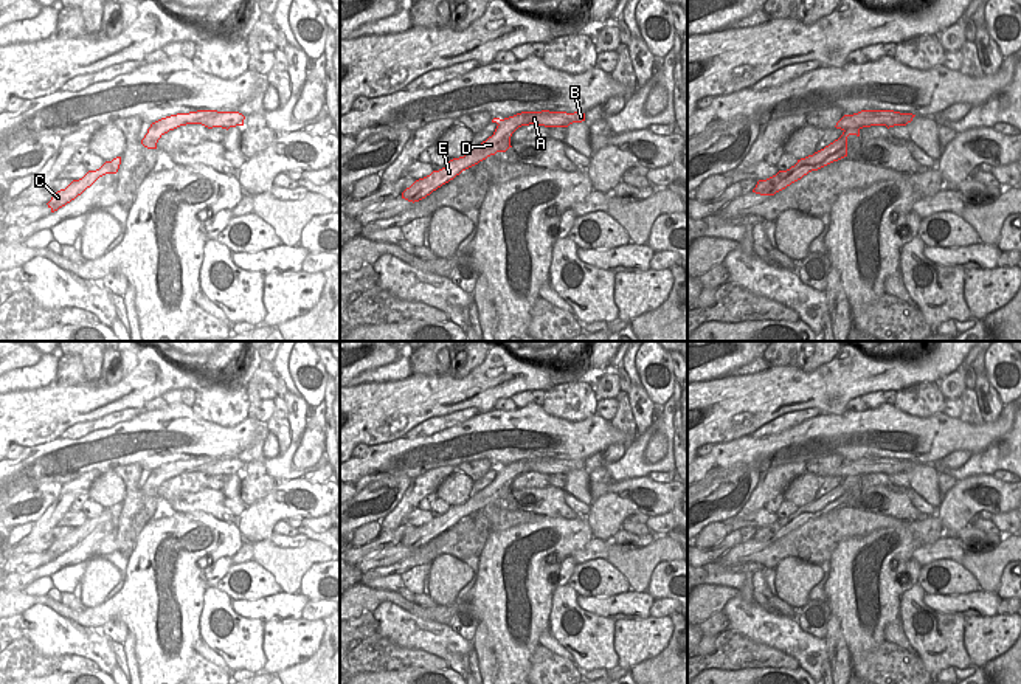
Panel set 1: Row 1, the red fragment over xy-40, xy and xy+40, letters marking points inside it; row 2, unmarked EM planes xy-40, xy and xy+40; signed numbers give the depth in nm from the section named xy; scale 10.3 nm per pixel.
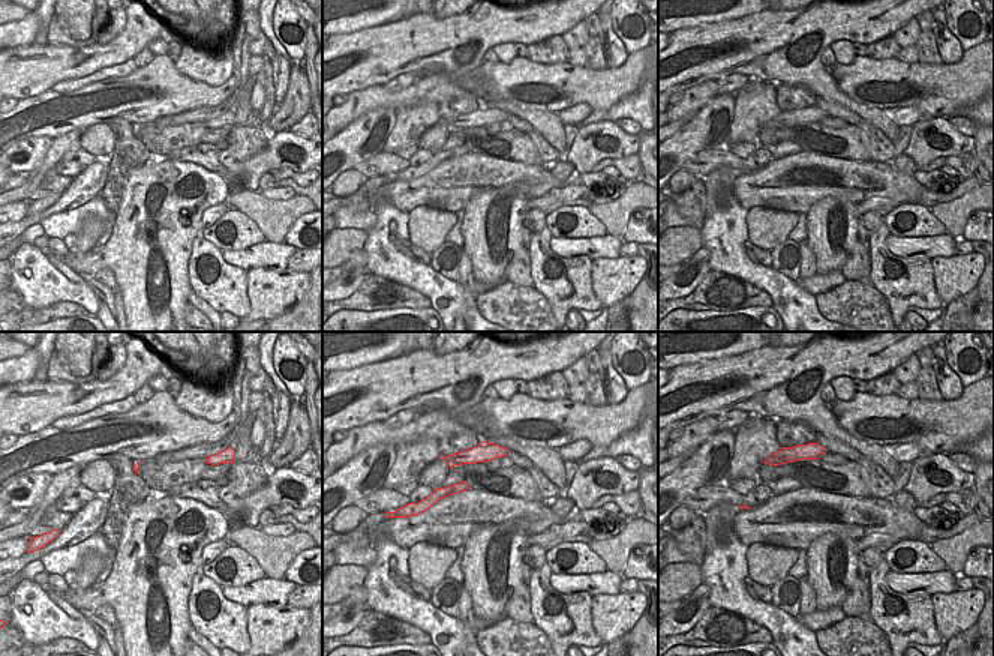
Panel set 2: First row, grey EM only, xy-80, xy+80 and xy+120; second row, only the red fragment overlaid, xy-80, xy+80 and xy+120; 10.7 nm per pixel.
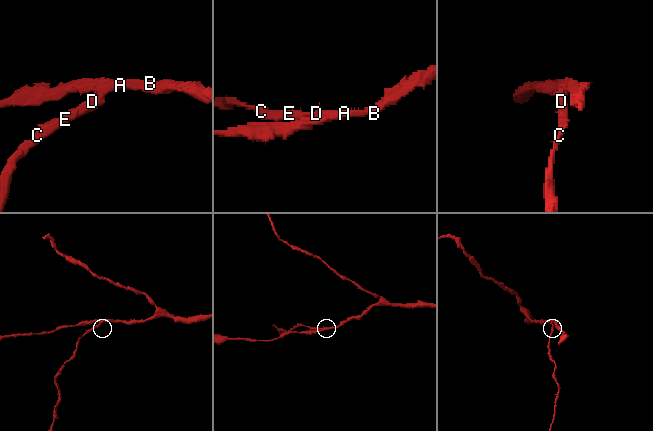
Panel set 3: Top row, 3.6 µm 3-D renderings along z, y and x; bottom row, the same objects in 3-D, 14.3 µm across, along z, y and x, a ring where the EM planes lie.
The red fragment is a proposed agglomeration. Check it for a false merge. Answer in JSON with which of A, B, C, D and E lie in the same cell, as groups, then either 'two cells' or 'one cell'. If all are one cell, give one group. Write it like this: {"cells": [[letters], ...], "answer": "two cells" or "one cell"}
{"cells": [["A", "B"], ["C", "D", "E"]], "answer": "two cells"}

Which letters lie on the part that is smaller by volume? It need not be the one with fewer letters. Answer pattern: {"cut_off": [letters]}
{"cut_off": ["C", "D", "E"]}

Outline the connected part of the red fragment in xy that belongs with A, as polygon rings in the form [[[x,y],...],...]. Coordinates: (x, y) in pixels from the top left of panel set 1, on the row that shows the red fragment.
[[[542,110],[542,112],[521,112],[517,115],[521,116],[517,123],[518,127],[529,124],[537,124],[545,127],[568,127],[573,123],[585,121],[585,113],[582,112],[566,113],[566,112]]]

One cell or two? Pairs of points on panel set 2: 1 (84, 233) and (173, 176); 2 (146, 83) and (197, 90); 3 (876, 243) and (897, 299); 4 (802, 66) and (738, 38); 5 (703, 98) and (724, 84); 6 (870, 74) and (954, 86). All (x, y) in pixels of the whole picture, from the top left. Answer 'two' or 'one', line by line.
1: two
2: one
3: one
4: one
5: two
6: one

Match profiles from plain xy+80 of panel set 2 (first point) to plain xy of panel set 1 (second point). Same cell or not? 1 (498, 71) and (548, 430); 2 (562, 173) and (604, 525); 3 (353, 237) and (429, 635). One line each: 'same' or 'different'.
1: same
2: different
3: different

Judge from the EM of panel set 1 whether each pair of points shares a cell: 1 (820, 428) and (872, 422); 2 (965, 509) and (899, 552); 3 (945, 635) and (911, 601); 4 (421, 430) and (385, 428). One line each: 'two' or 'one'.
1: one
2: two
3: one
4: two

